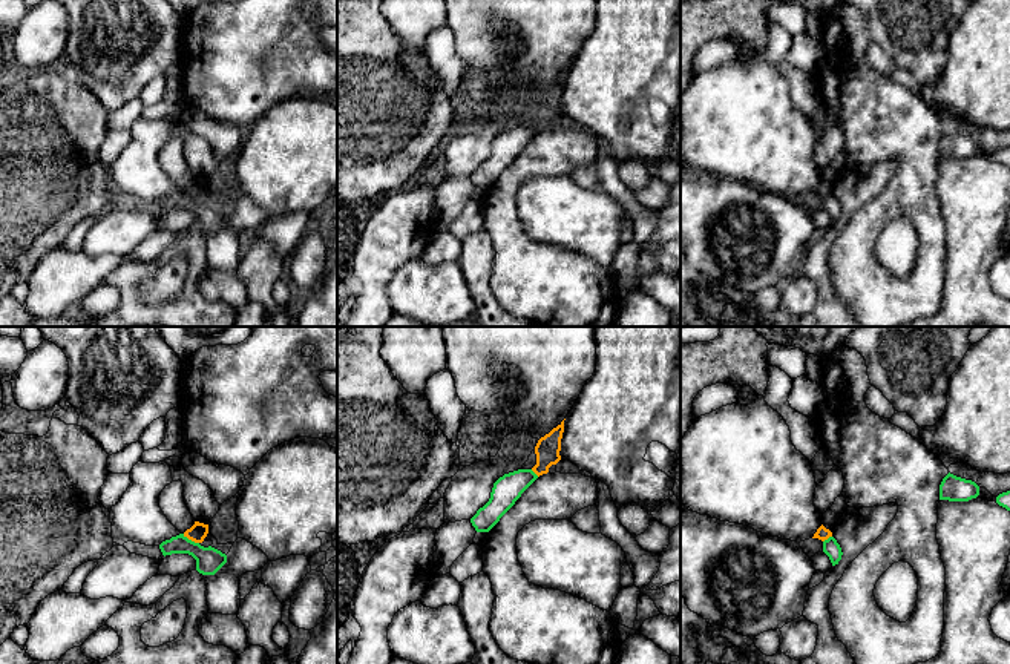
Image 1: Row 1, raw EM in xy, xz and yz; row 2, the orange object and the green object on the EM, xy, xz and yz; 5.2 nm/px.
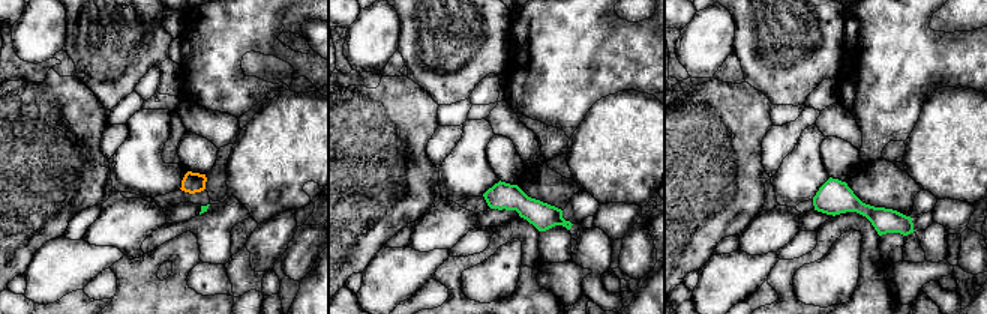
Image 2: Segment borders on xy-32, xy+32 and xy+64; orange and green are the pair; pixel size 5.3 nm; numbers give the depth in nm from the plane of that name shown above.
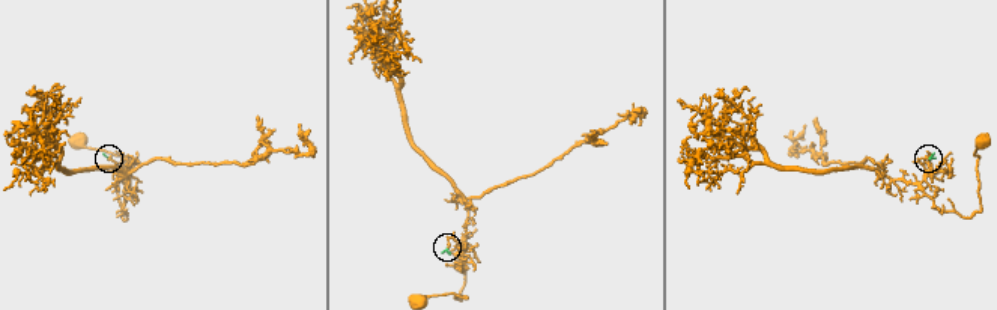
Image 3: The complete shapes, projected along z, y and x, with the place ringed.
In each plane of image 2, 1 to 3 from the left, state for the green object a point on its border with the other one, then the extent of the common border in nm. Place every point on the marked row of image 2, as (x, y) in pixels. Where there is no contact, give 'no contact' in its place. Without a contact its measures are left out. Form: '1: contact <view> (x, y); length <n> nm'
1: no contact
2: no contact
3: no contact

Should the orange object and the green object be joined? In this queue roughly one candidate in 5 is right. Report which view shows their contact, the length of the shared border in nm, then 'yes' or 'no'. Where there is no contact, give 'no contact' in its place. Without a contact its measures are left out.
meets orange in xy; contact 100 nm long; no

